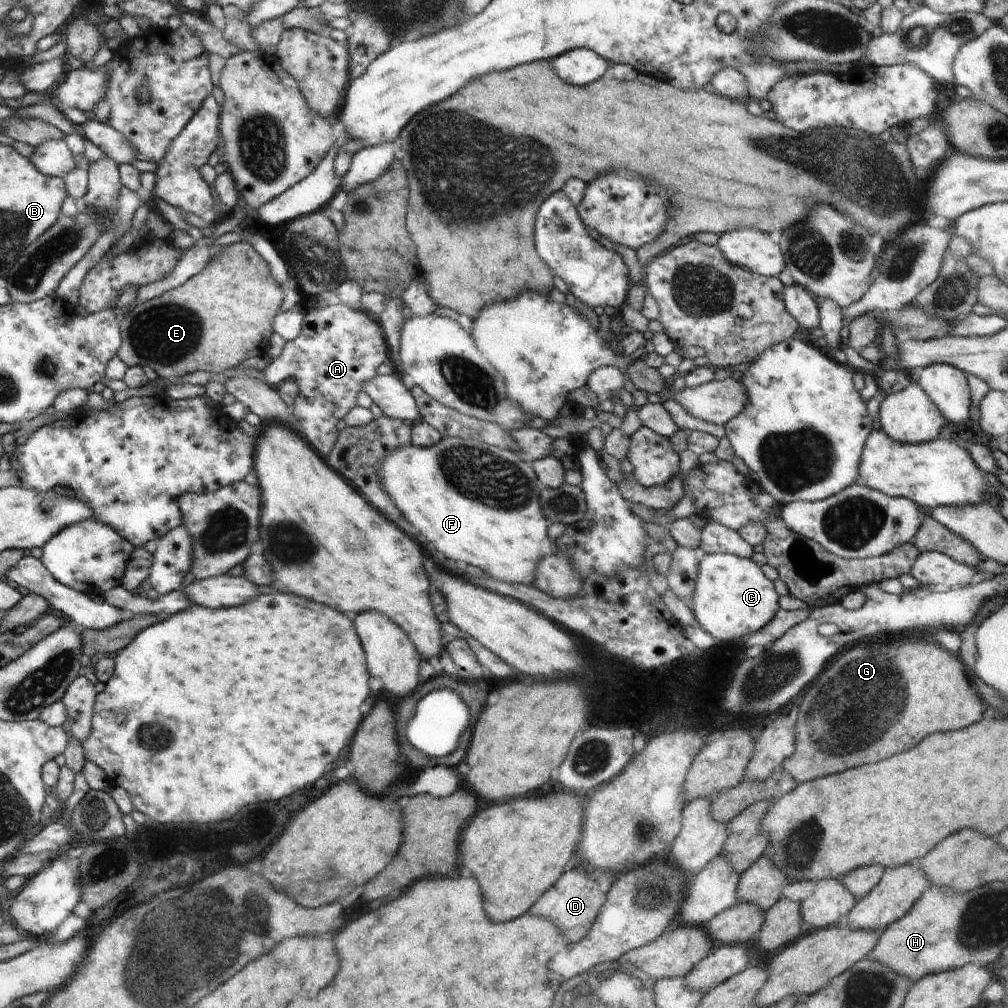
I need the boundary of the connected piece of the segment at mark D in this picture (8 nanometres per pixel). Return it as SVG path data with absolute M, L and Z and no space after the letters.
M574 868L574 870L566 872L550 890L546 890L540 896L540 900L530 908L530 914L540 914L544 918L552 918L552 922L556 922L564 930L564 934L570 942L578 942L580 938L584 938L588 934L592 922L596 920L596 914L600 912L600 908L604 904L604 898L604 892L600 892L598 882L590 880L582 868Z

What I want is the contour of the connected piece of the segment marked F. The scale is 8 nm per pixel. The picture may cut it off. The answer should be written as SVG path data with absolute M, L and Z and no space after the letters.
M443 437L436 444L432 446L416 446L411 442L391 451L386 452L386 456L382 457L382 460L377 466L376 476L379 485L382 486L382 490L391 498L395 507L400 514L415 528L414 534L418 534L424 539L436 553L444 555L448 560L457 563L474 564L478 566L485 573L488 573L490 577L509 583L532 583L535 577L535 570L539 558L543 555L540 551L540 542L544 540L547 535L550 522L542 514L540 491L545 488L543 483L540 483L536 473L532 469L531 465L525 463L516 452L510 449L503 449L497 446L484 444L474 439L461 439L456 437Z

